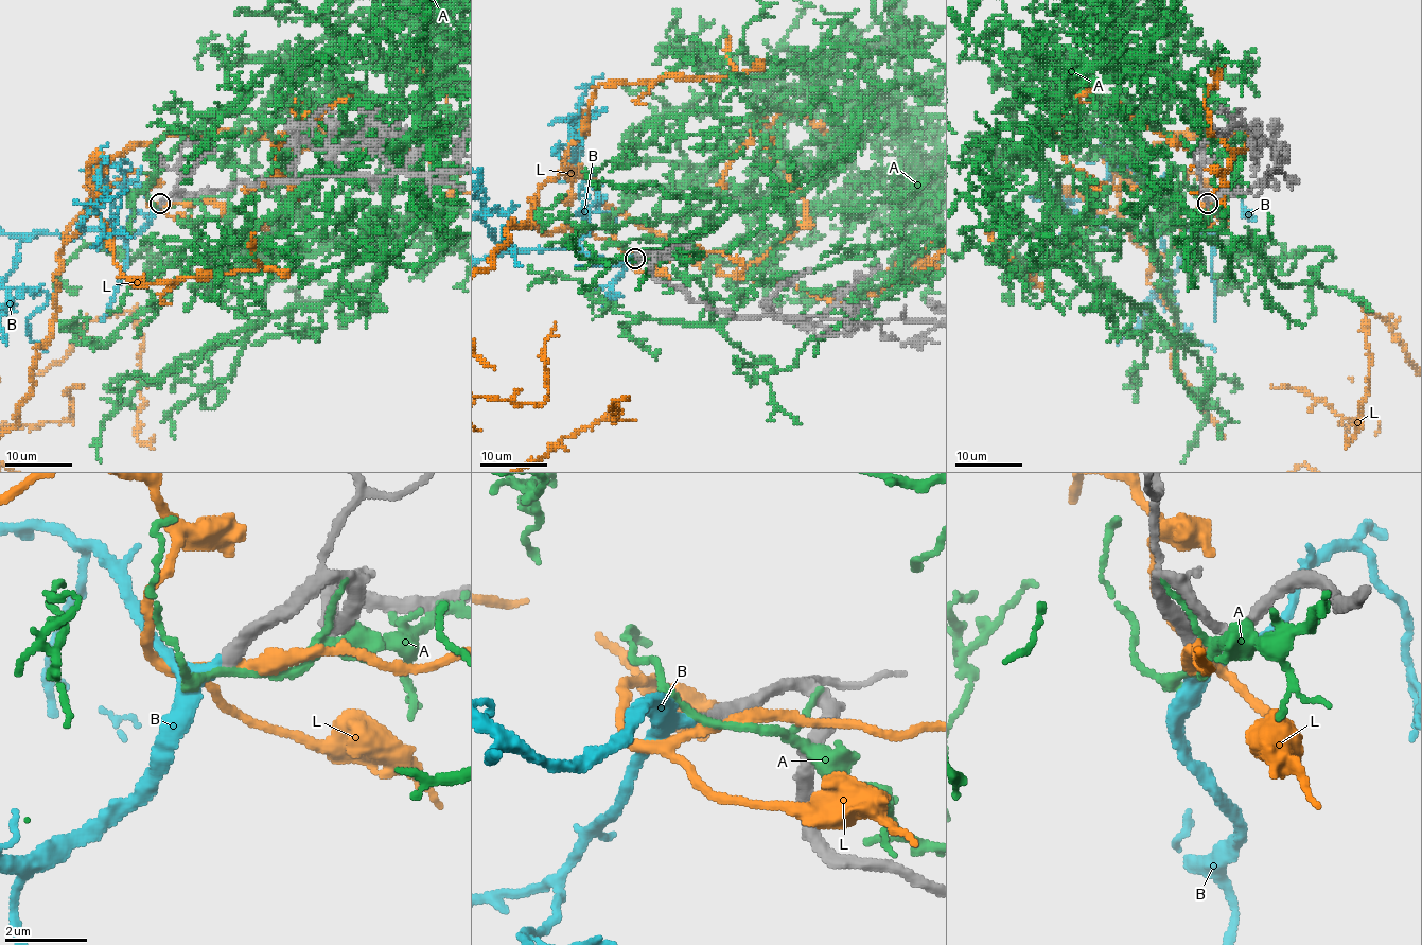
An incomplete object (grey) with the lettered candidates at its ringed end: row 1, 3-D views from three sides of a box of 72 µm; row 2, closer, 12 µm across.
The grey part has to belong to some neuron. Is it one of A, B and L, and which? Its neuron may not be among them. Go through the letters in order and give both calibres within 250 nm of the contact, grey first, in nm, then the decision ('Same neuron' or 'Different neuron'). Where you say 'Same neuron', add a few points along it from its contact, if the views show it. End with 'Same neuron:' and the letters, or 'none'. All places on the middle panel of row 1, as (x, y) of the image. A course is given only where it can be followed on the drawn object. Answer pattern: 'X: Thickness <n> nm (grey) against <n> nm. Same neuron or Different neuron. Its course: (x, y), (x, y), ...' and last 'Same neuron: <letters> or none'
A: Thickness 340 nm (grey) against 180 nm. Different neuron
B: Thickness 340 nm (grey) against 280 nm. Same neuron
L: Thickness 380 nm (grey) against 260 nm. Different neuron
Same neuron: B

